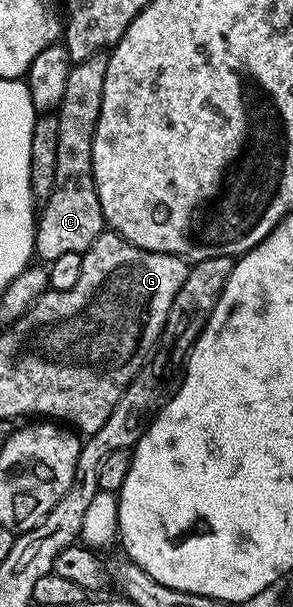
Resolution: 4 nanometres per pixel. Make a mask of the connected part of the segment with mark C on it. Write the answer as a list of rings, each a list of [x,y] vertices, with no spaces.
[[[101,53],[86,57],[80,63],[72,63],[70,75],[66,77],[66,93],[62,93],[62,101],[55,112],[58,121],[58,165],[54,165],[54,189],[50,197],[43,200],[36,217],[36,250],[37,260],[45,264],[54,262],[65,253],[83,255],[94,245],[94,241],[106,230],[102,205],[98,201],[98,193],[94,185],[94,169],[92,168],[92,135],[98,125],[98,117],[102,113],[102,85],[106,85],[106,65],[108,55]]]

